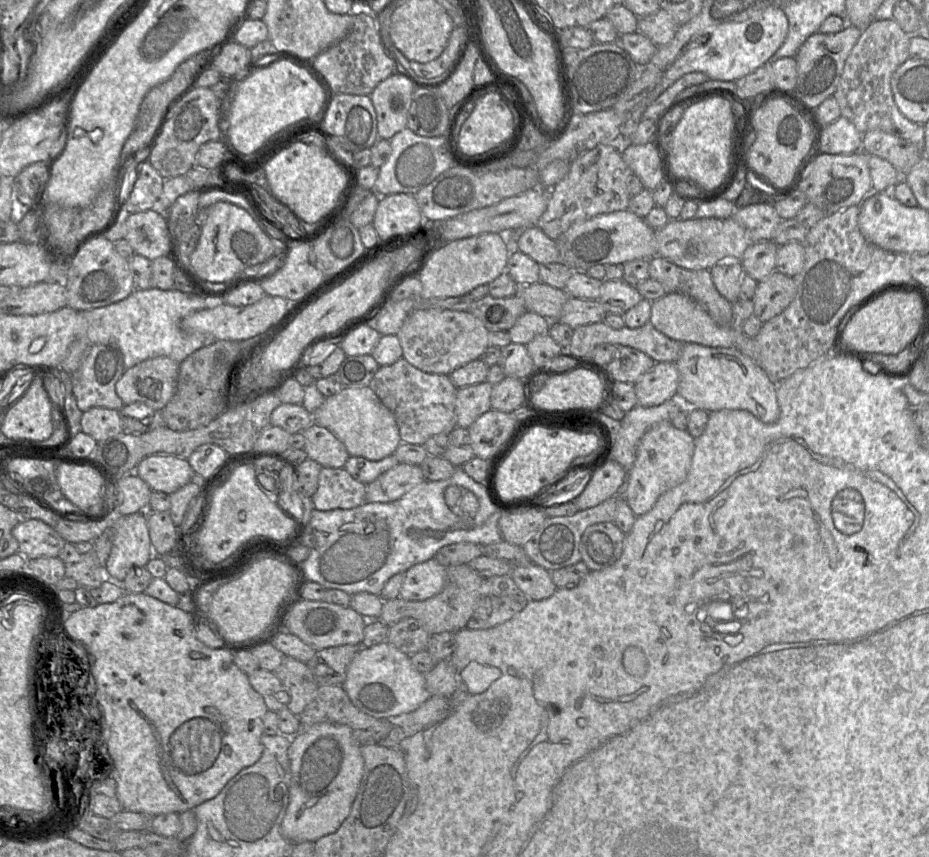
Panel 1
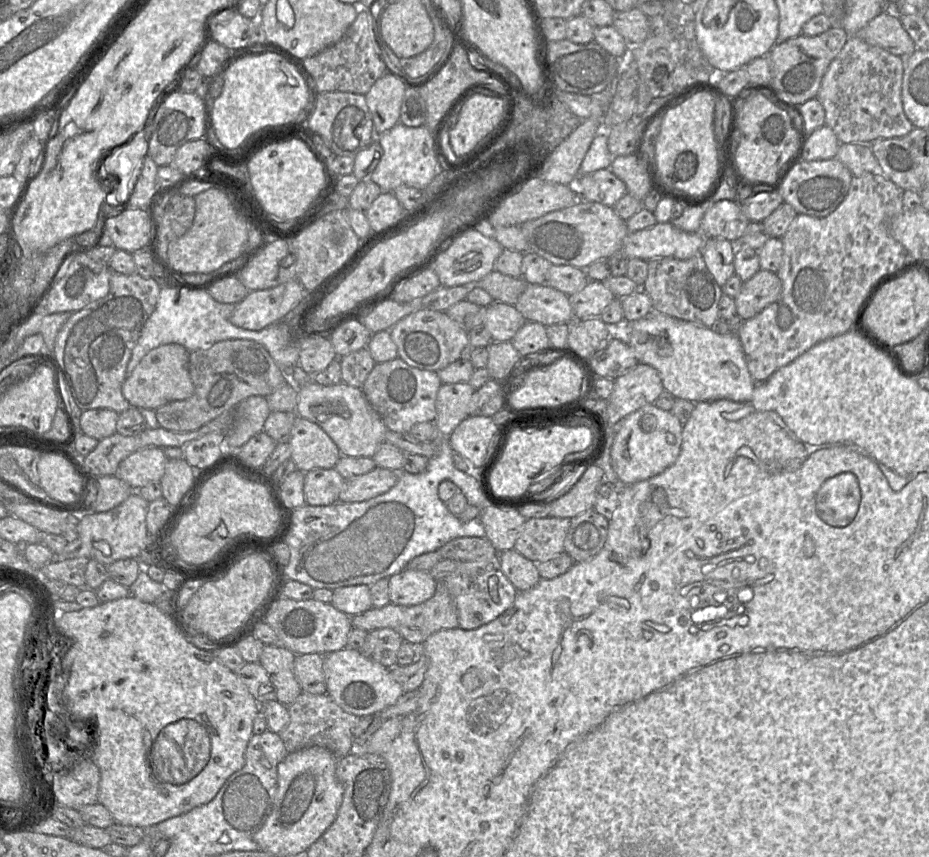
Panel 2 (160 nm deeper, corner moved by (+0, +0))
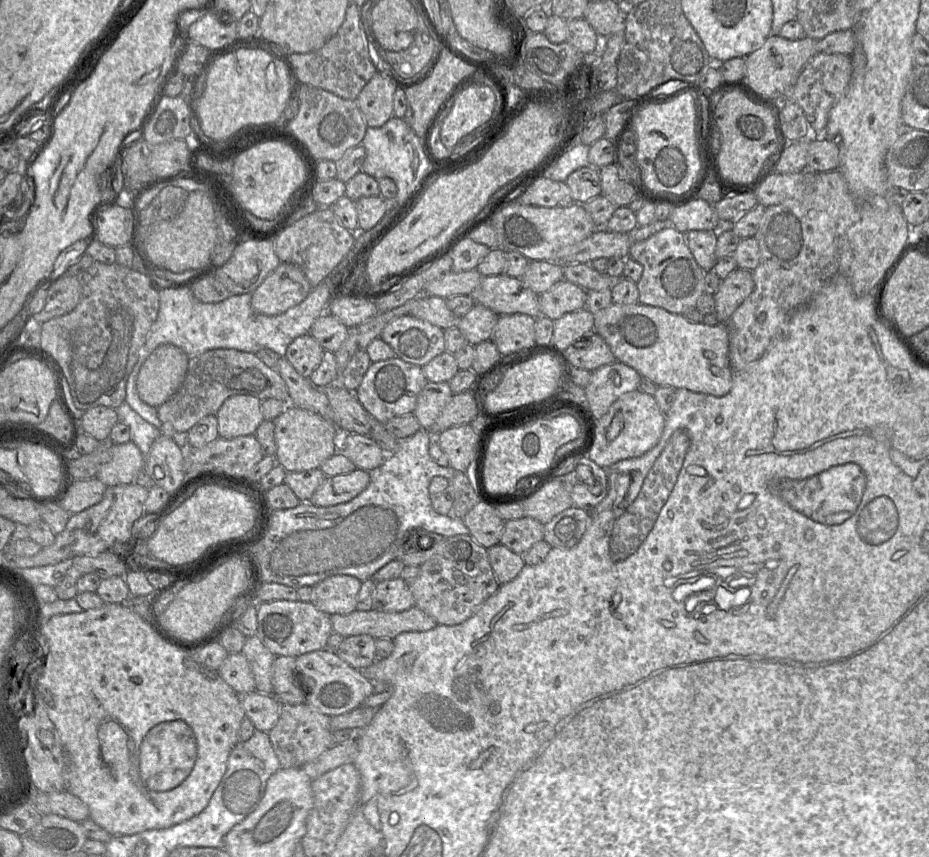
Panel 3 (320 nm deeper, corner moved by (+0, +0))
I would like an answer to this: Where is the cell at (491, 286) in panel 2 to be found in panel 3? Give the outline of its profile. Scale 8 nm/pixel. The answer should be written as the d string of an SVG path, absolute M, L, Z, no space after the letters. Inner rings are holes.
M476 269L460 273L451 272L441 279L430 282L424 289L424 295L444 299L454 295L470 295L481 279L482 275Z

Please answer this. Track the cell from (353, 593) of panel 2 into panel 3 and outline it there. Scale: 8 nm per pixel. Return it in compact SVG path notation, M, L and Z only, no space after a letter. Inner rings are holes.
M351 575L327 577L313 587L311 603L329 615L349 614L356 610L361 584Z

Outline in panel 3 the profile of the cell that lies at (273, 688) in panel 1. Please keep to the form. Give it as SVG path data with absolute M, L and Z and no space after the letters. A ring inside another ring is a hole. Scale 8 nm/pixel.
M242 653L228 654L218 672L237 694L256 691L250 665Z

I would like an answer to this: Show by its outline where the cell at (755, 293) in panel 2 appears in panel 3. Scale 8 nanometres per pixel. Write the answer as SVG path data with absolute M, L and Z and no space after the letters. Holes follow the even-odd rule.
M737 268L722 280L717 292L713 295L715 313L720 323L726 322L732 316L753 289L752 274L748 270Z

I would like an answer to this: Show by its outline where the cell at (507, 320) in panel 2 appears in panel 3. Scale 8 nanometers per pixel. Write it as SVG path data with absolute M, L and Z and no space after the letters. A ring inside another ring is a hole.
M475 304L466 315L459 319L457 327L469 344L477 345L491 338L498 318L499 315L488 307Z

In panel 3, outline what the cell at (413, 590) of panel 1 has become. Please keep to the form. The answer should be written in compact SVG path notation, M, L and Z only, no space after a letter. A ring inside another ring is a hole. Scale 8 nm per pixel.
M401 577L377 582L373 595L373 609L401 612L415 605L409 584Z

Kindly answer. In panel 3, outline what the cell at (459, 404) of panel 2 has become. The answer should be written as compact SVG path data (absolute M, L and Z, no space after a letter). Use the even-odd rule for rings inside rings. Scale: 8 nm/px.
M427 382L417 397L413 415L422 429L431 430L435 420L450 402L454 393L448 382Z

